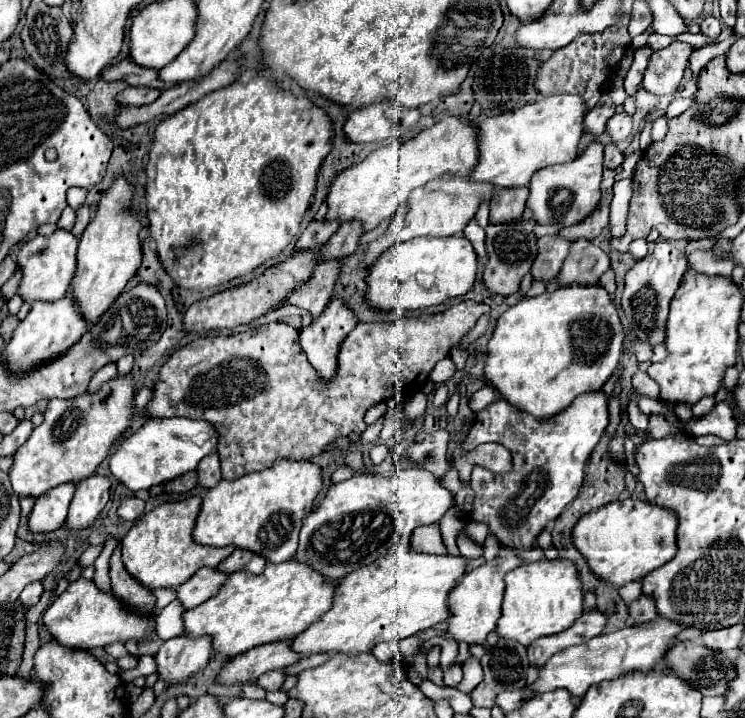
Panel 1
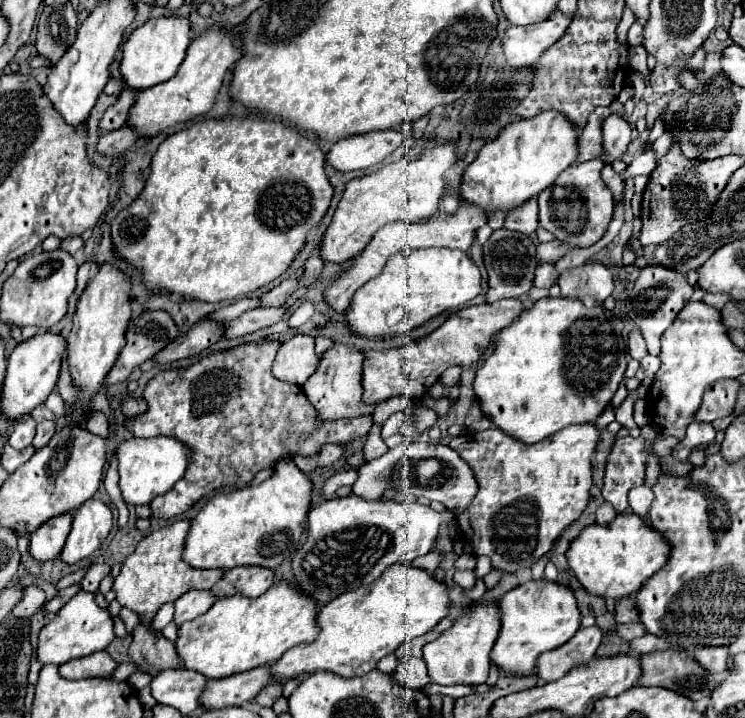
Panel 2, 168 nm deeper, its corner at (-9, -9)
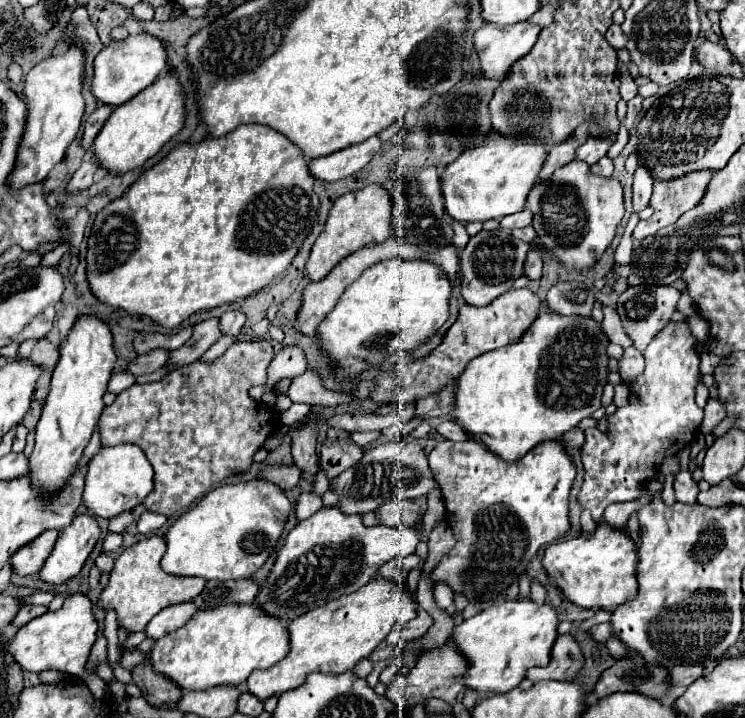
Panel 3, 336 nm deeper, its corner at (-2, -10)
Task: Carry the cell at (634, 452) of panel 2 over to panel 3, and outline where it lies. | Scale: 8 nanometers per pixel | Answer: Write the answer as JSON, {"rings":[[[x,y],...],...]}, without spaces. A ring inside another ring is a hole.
{"rings":[[[670,322],[660,334],[656,334],[656,338],[644,350],[646,370],[630,384],[628,408],[624,408],[624,406],[616,408],[616,412],[608,416],[606,432],[596,432],[596,428],[584,430],[586,442],[580,450],[582,464],[584,464],[584,484],[578,492],[578,504],[584,510],[590,510],[594,522],[602,520],[606,506],[610,506],[614,502],[626,502],[626,500],[638,498],[644,484],[658,476],[662,460],[666,456],[682,450],[694,438],[694,432],[698,430],[702,416],[704,416],[704,414],[698,414],[698,404],[694,402],[694,390],[696,390],[698,376],[700,376],[700,372],[698,372],[700,358],[692,350],[694,346],[696,346],[696,340],[690,334],[688,324]]]}

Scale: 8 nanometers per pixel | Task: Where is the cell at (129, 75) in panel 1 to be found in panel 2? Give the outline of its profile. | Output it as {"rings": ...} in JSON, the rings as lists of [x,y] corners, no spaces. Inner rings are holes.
{"rings":[[[115,61],[115,65],[111,67],[111,81],[109,81],[109,85],[103,89],[103,93],[117,97],[123,89],[125,89],[125,81],[123,81],[123,77],[121,77],[121,73],[119,73],[119,61]]]}

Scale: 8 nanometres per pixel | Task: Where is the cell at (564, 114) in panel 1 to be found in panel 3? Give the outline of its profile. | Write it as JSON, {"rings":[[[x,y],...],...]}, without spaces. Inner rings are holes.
{"rings":[[[492,136],[482,146],[464,150],[440,174],[446,212],[458,222],[486,222],[522,210],[546,152],[544,142],[506,136]]]}

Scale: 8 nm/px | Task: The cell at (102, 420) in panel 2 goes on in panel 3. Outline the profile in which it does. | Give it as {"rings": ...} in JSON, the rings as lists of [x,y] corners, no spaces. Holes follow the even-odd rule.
{"rings":[[[95,429],[94,433],[92,434],[92,438],[90,439],[90,442],[84,449],[83,457],[85,458],[85,460],[89,461],[99,452],[100,448],[101,442],[99,432],[97,429]]]}

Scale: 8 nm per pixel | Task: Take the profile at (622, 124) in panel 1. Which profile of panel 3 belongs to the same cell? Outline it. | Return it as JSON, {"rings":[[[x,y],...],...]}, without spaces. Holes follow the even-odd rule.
{"rings":[[[588,138],[588,140],[576,150],[576,158],[578,158],[578,160],[584,160],[584,162],[588,162],[588,164],[596,164],[602,156],[606,156],[610,144],[612,144],[610,138]]]}

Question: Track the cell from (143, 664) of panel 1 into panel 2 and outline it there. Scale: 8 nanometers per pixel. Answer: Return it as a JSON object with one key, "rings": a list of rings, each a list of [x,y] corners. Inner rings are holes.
{"rings":[[[135,671],[127,681],[129,681],[129,685],[133,685],[133,689],[143,689],[145,685],[149,685],[149,681],[153,679],[153,675],[151,673],[147,673],[147,671]]]}

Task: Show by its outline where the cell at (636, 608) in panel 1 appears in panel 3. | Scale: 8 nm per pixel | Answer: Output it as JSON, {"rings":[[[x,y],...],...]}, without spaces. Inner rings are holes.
{"rings":[[[596,624],[588,630],[588,634],[596,640],[596,642],[606,642],[610,636],[612,636],[612,630],[610,630],[610,624]]]}

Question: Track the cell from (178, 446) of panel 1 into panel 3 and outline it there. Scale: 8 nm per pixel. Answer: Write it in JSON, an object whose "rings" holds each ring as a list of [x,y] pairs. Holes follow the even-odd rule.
{"rings":[[[120,444],[114,448],[100,448],[100,452],[88,462],[82,502],[90,514],[110,520],[120,512],[138,506],[152,492],[152,482],[154,482],[152,466],[138,446]]]}

